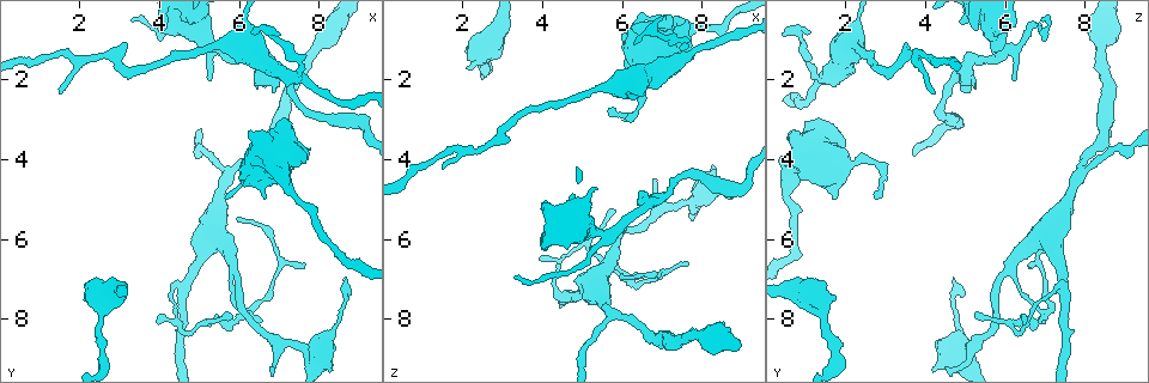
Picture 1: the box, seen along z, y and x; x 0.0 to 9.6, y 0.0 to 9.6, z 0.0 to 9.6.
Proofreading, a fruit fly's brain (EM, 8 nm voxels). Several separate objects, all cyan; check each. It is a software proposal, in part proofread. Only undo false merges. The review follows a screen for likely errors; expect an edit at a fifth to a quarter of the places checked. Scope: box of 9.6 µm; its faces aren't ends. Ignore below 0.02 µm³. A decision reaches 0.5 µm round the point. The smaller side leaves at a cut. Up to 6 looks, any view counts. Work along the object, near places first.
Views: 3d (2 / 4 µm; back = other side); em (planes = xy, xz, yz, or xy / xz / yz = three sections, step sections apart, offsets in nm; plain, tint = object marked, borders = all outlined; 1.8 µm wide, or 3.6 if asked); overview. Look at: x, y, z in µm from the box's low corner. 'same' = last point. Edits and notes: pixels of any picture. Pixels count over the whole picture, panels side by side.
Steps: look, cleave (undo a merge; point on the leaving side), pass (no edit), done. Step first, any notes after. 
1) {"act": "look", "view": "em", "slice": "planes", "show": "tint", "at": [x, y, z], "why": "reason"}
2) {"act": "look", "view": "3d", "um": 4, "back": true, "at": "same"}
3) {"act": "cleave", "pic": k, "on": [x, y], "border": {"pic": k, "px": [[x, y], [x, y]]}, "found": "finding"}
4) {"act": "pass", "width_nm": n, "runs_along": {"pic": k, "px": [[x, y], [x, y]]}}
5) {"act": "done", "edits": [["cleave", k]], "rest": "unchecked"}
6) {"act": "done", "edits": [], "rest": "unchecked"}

{"act": "look", "view": "3d", "um": 4, "at": [6.20, 7.85, 6.95]}

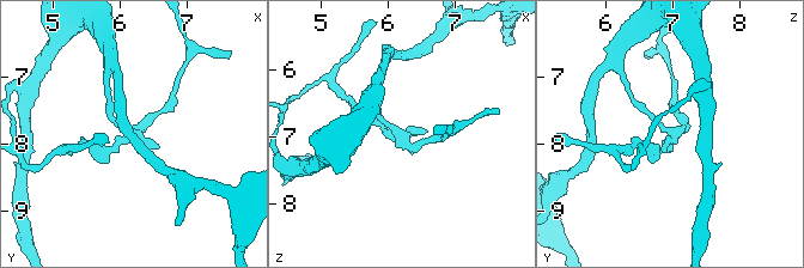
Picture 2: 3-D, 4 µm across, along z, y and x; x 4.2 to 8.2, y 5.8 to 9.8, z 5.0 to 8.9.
{"act": "look", "view": "em", "slice": "yz", "step": 4, "show": "tint", "at": [6.20, 7.80, 7.00], "arms": 3}

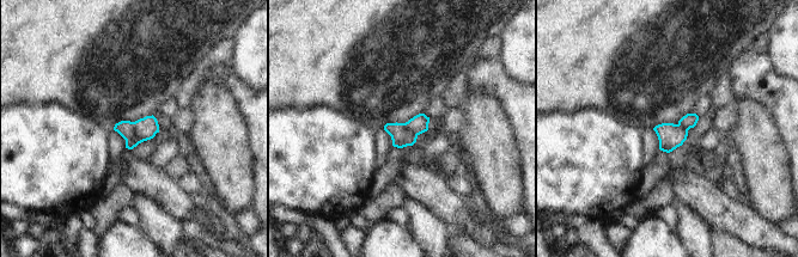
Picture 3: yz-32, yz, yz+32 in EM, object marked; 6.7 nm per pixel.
{"act": "cleave", "pic": 3, "on": [146, 128], "found": "a second neuron is stuck on"}

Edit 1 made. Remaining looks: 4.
{"act": "look", "view": "overview", "why": "see it whole again"}

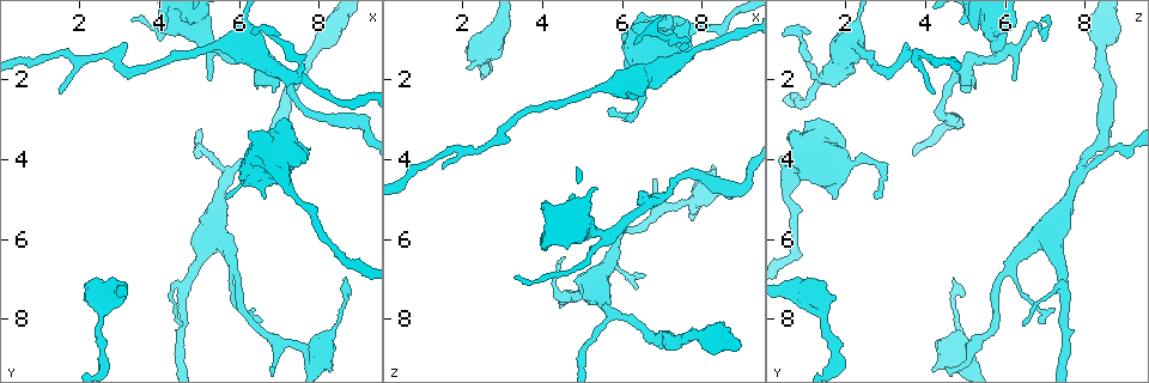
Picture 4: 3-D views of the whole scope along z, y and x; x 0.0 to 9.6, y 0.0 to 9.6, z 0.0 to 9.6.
{"act": "look", "view": "em", "um": 3.6, "slice": "planes", "show": "plain", "at": [7.05, 4.25, 0.90], "why": "thick turns thin"}

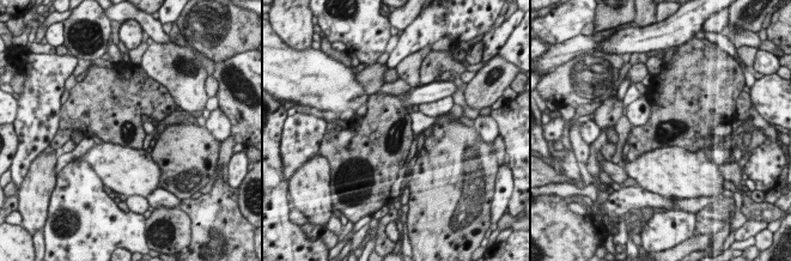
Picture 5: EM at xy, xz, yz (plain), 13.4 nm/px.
{"act": "look", "view": "em", "um": 3.6, "slice": "planes", "show": "tint", "at": "same", "why": "with the object marked"}

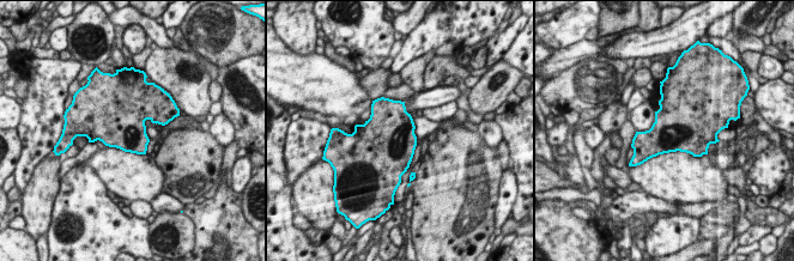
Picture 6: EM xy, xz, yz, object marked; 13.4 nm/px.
{"act": "pass", "width_nm": 600, "found": "all the same neuron"}

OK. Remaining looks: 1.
{"act": "look", "view": "em", "slice": "planes", "show": "tint", "at": [5.45, 1.20, 5.90], "why": "thick turns thin"}

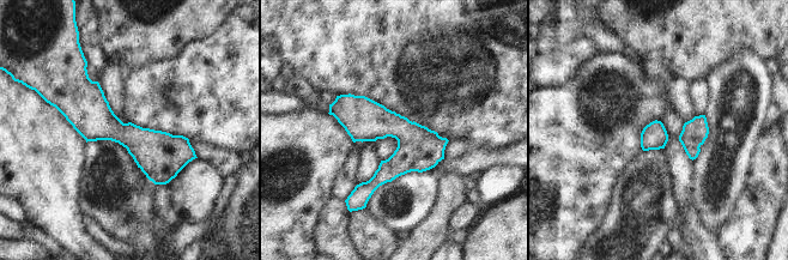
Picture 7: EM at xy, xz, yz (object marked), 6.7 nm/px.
{"act": "pass", "width_nm": 180, "found": "continuous, no second neuron"}

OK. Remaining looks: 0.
{"act": "done", "edits": [["cleave", 3]], "rest": "unchecked"}

